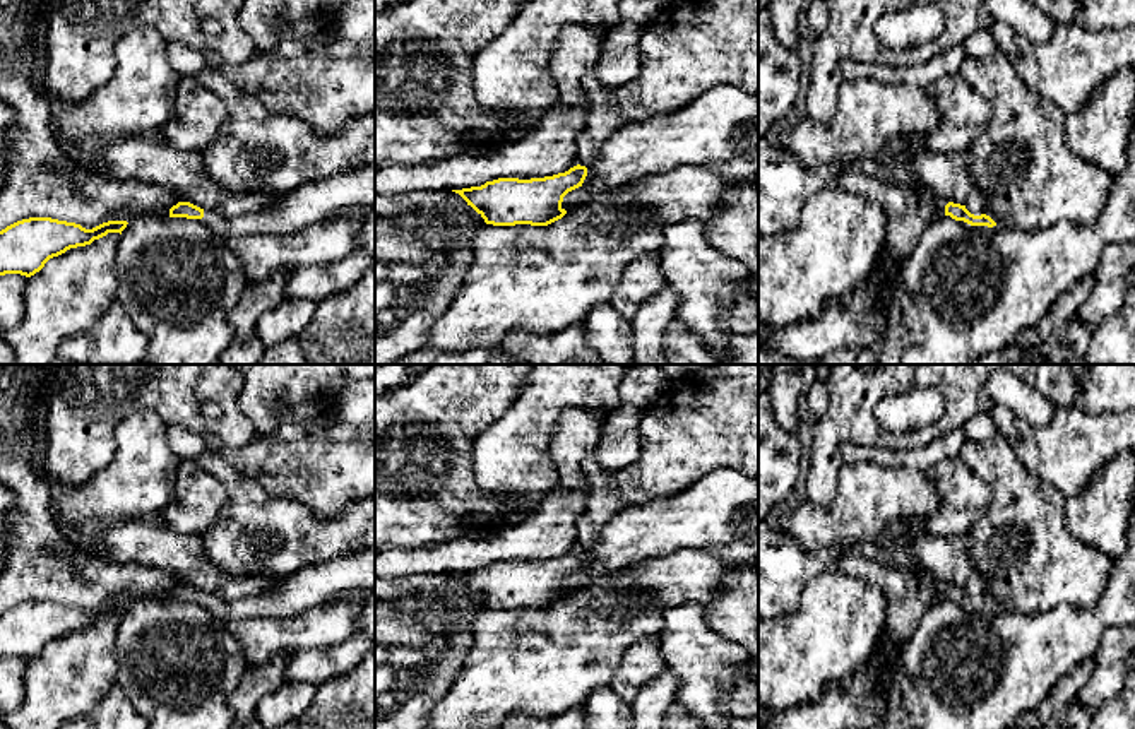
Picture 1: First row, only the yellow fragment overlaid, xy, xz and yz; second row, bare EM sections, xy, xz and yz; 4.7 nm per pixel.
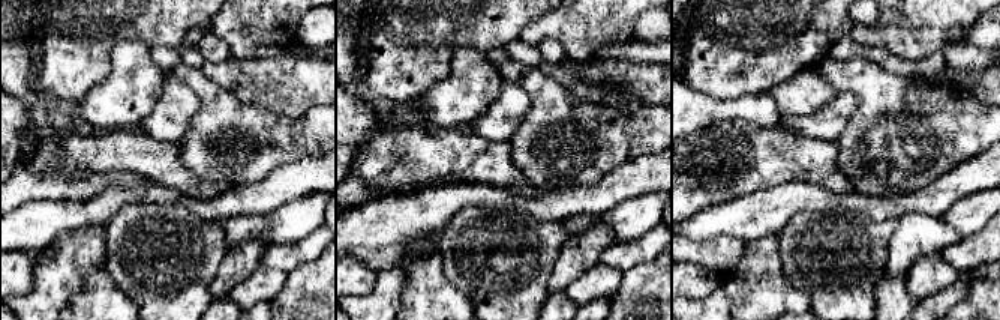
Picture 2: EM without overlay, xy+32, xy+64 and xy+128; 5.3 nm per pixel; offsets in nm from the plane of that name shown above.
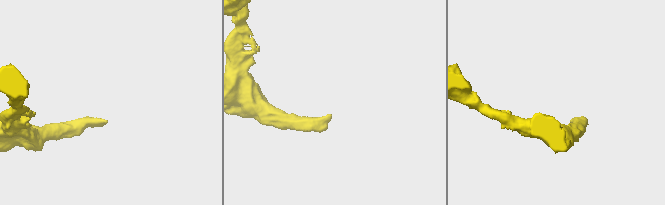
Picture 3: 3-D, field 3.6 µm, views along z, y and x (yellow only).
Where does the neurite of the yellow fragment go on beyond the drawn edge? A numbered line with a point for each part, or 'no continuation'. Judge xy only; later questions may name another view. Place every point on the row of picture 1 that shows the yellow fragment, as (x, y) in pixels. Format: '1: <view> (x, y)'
1: xy (317, 201)

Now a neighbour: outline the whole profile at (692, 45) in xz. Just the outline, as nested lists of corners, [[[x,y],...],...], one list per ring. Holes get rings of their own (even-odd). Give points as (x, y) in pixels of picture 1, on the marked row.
[[[668,0],[644,26],[639,50],[637,77],[611,89],[620,116],[628,122],[680,111],[721,84],[758,94],[758,0]]]

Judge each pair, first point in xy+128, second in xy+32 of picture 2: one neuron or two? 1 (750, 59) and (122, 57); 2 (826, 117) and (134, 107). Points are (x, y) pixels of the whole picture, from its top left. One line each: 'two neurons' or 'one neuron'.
1: two neurons
2: two neurons

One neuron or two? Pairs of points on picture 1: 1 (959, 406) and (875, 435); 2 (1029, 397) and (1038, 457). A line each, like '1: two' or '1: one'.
1: one
2: two

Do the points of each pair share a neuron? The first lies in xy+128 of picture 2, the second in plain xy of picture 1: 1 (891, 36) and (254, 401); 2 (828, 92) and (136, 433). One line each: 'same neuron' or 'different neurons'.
1: same neuron
2: same neuron

